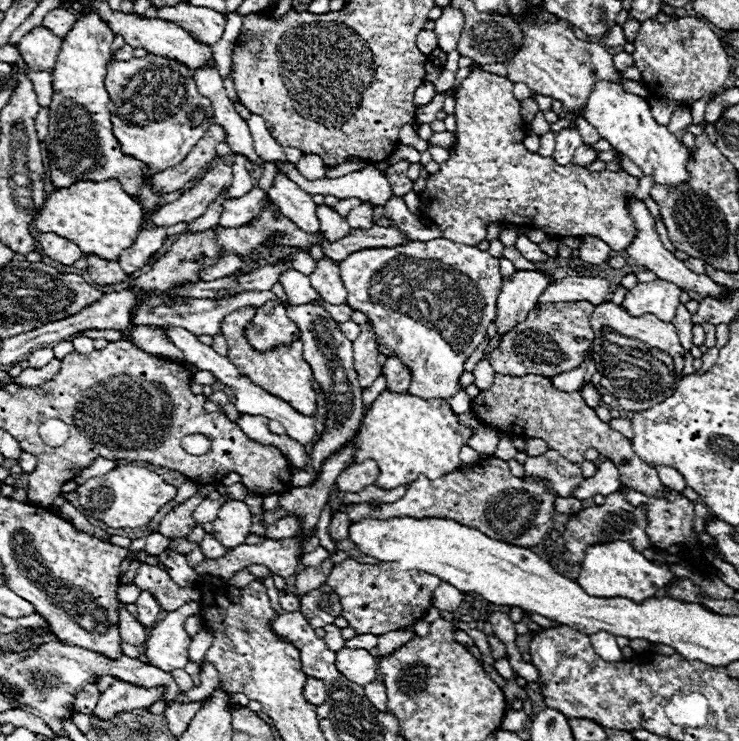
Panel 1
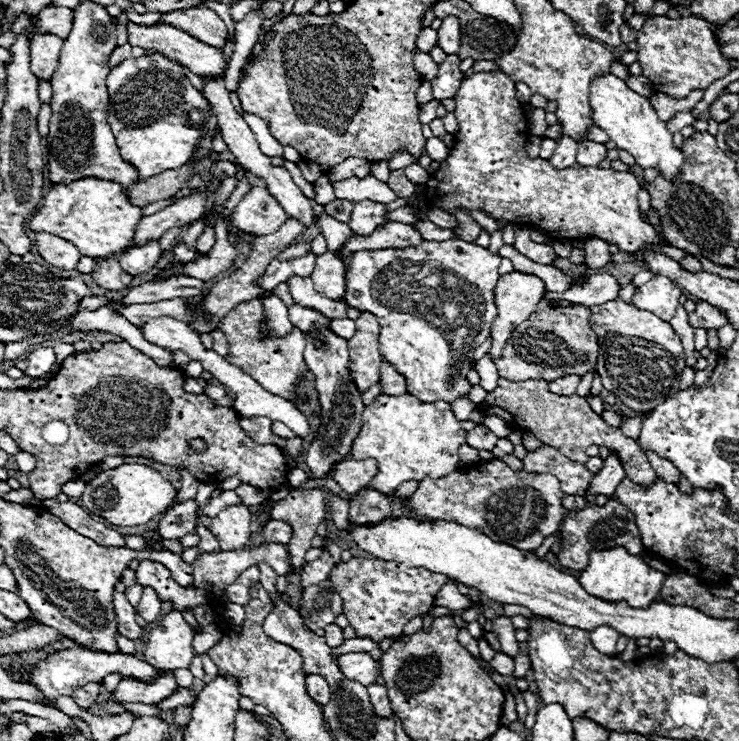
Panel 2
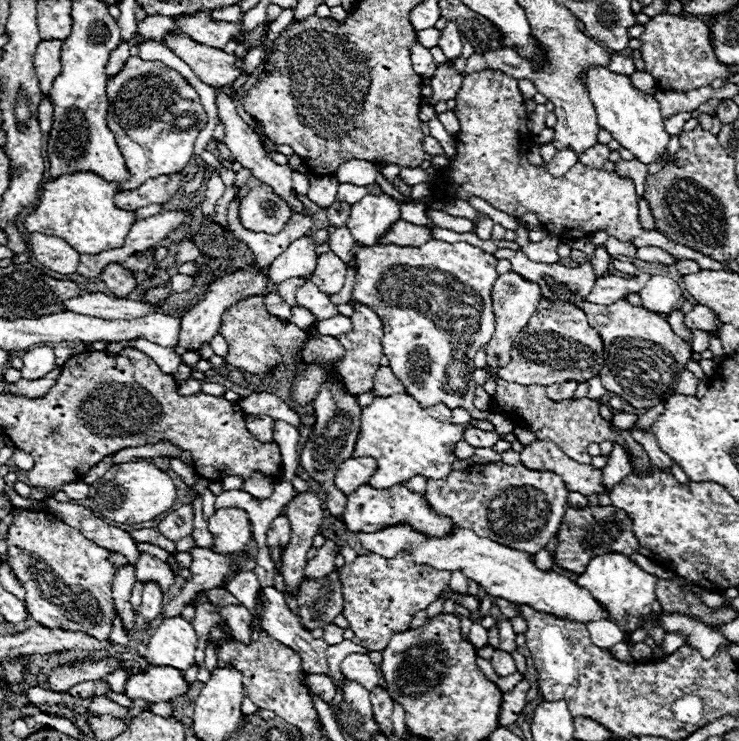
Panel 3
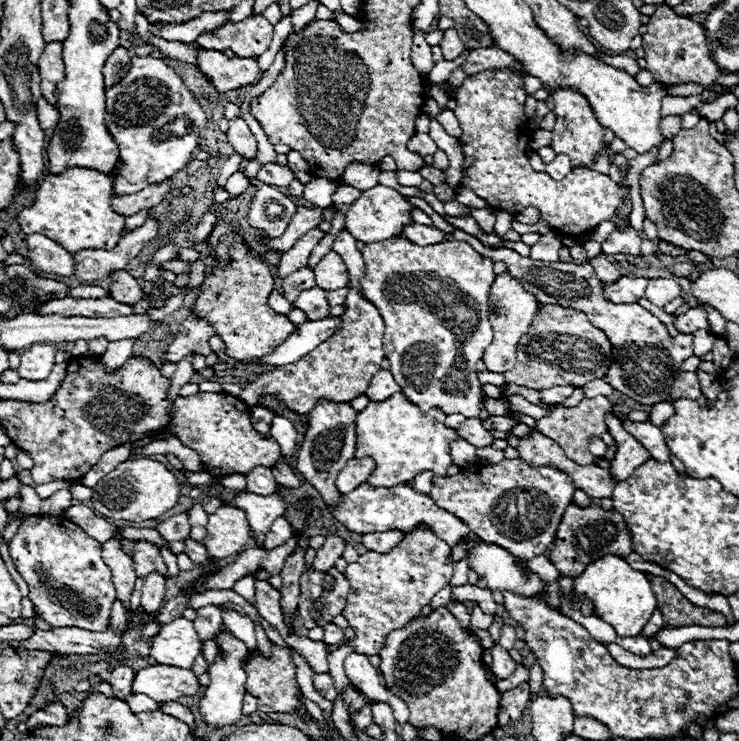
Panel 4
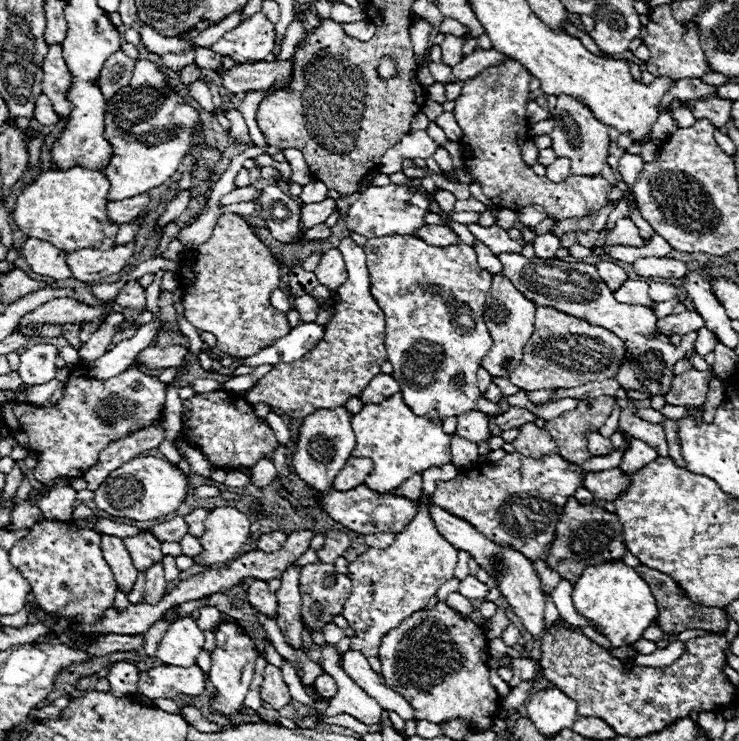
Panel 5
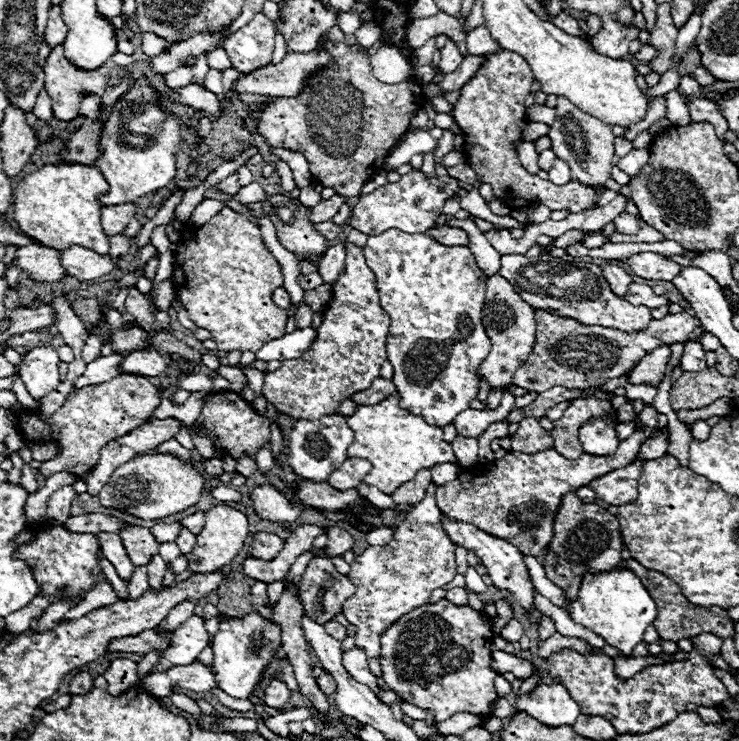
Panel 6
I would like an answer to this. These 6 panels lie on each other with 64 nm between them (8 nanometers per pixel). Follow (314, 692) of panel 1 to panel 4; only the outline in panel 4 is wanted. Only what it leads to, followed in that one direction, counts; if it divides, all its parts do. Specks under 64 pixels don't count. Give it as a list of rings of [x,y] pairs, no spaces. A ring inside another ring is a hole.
[[[314,674],[314,688],[326,698],[326,700],[334,700],[336,698],[336,690],[334,690],[334,682],[330,678],[330,674]]]

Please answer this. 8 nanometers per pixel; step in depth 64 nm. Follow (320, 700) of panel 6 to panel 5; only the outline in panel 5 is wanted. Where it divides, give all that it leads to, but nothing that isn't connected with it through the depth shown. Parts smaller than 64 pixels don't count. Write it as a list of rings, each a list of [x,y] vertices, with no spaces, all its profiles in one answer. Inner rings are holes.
[[[288,566],[286,574],[282,574],[282,586],[276,592],[278,598],[278,620],[276,624],[280,626],[286,642],[294,648],[302,648],[302,616],[300,616],[300,588],[298,588],[298,578],[300,578],[300,566]]]

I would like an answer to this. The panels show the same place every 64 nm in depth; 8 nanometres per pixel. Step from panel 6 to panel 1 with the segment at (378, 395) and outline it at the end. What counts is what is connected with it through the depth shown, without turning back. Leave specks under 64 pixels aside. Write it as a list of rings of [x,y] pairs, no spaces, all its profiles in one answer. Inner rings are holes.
[[[390,356],[382,368],[382,374],[388,380],[390,392],[408,392],[410,382],[412,382],[412,372],[400,362],[400,358]]]

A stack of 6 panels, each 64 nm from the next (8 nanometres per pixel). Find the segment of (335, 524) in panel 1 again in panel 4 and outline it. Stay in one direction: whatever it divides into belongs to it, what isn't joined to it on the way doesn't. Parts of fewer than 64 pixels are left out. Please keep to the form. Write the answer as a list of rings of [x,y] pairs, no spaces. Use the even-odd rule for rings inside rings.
[[[322,400],[318,406],[310,410],[310,422],[308,432],[304,436],[304,442],[298,450],[296,458],[296,470],[304,476],[306,482],[310,482],[320,494],[328,508],[334,508],[340,500],[340,492],[334,486],[334,480],[342,466],[354,458],[356,448],[356,416],[358,412],[350,406],[350,402],[328,402]]]

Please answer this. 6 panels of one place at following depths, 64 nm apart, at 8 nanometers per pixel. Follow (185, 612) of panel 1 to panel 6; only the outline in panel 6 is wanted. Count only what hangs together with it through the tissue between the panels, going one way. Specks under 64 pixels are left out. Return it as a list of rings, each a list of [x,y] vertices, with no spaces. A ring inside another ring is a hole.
[[[190,616],[172,632],[170,646],[162,652],[162,656],[174,666],[188,666],[206,646],[208,632],[204,628],[204,620],[200,616]]]

